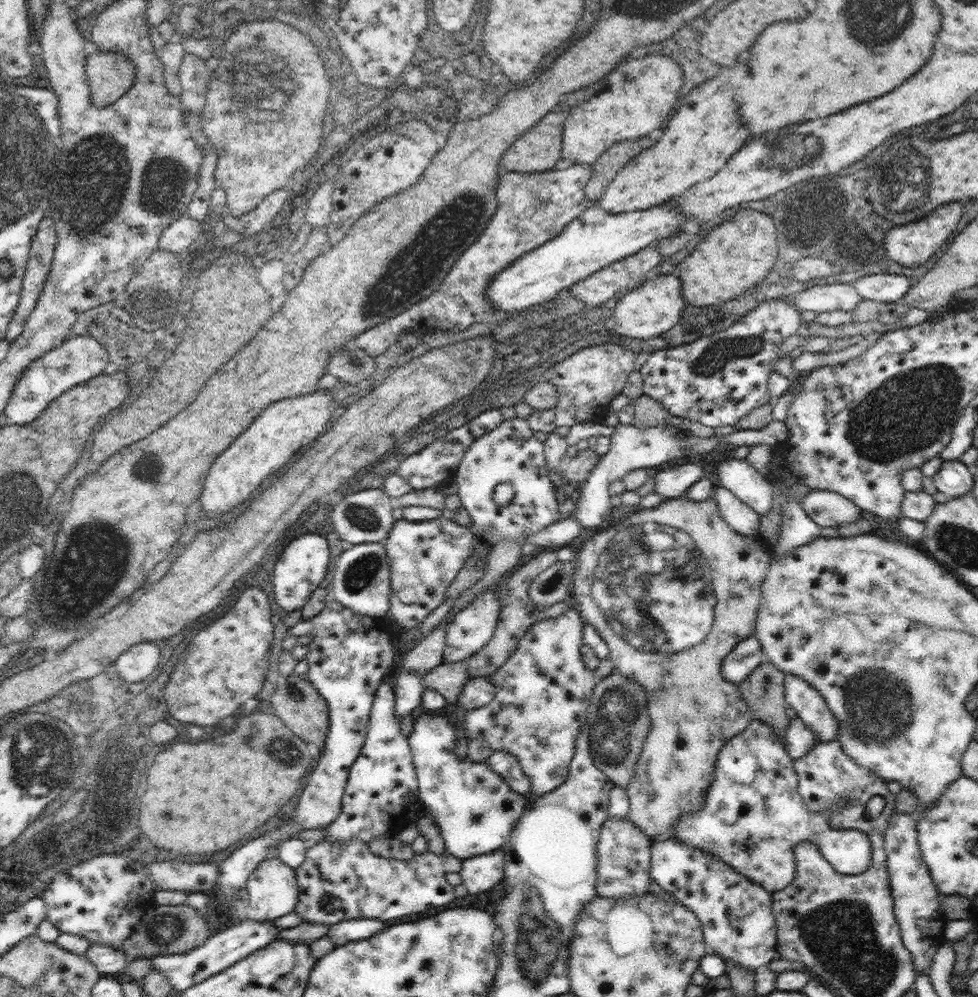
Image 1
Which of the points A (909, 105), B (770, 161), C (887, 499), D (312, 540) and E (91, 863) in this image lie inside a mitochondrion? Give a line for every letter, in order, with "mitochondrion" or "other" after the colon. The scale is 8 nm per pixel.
A: other
B: mitochondrion
C: other
D: other
E: other

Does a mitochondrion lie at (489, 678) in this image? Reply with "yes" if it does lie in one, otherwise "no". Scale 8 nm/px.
no

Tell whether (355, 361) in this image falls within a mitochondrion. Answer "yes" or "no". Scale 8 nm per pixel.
no

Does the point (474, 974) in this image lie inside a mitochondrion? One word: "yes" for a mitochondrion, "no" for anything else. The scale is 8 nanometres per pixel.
no

